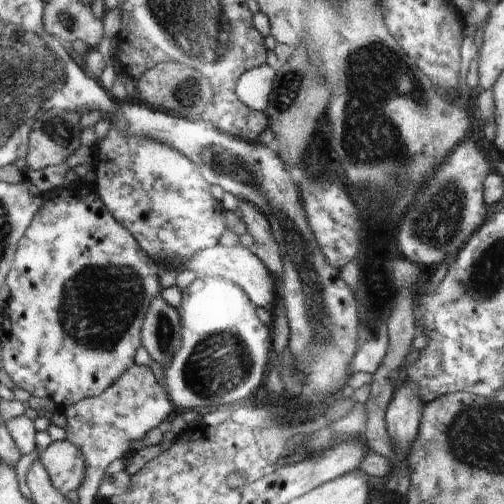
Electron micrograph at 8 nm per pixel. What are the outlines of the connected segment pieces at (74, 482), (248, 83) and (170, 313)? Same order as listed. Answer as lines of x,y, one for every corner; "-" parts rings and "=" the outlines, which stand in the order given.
53,441
40,453
38,460
46,468
46,472
49,472
50,480
60,494
66,496
68,492
75,492
80,488
85,476
85,460
81,460
81,452
78,452
74,444
69,441
=
261,65
247,70
237,81
236,97
247,108
265,112
275,75
276,69
269,65
=
158,294
150,302
145,323
141,329
142,346
152,360
162,368
170,368
170,362
180,348
180,318
176,308
166,303

